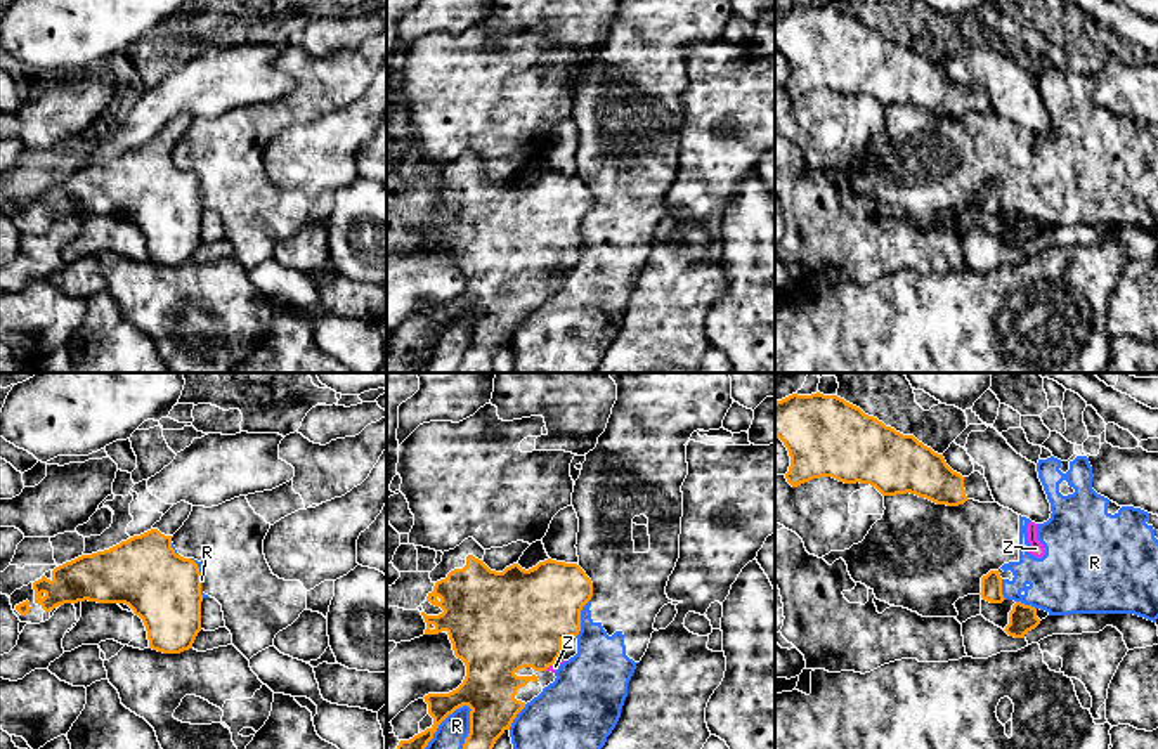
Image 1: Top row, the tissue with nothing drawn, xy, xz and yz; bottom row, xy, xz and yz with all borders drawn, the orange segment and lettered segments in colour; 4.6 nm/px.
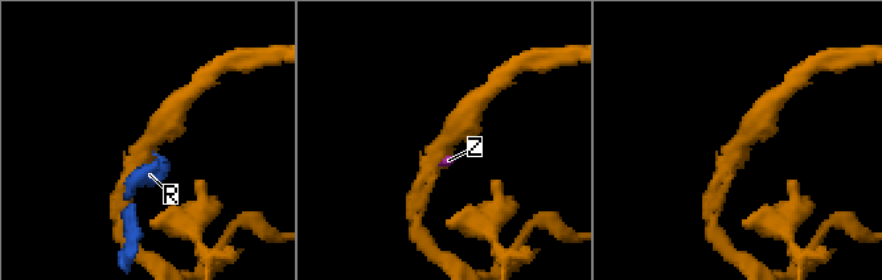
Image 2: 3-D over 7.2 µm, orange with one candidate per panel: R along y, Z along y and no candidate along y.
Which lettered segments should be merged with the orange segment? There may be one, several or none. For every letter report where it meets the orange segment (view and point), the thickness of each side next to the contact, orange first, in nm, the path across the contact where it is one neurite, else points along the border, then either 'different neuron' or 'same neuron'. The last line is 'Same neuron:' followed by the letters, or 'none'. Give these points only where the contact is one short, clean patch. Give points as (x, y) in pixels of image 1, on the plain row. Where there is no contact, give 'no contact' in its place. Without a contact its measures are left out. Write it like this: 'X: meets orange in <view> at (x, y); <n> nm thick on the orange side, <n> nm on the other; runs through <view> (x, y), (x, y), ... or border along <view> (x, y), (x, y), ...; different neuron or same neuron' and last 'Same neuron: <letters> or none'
R: meets orange in xz at (437, 338); 190 nm thick on the orange side, 160 nm on the other; different neuron
Z: meets orange in xz at (552, 276); 420 nm thick on the orange side, 40 nm on the other; different neuron
Same neuron: none

